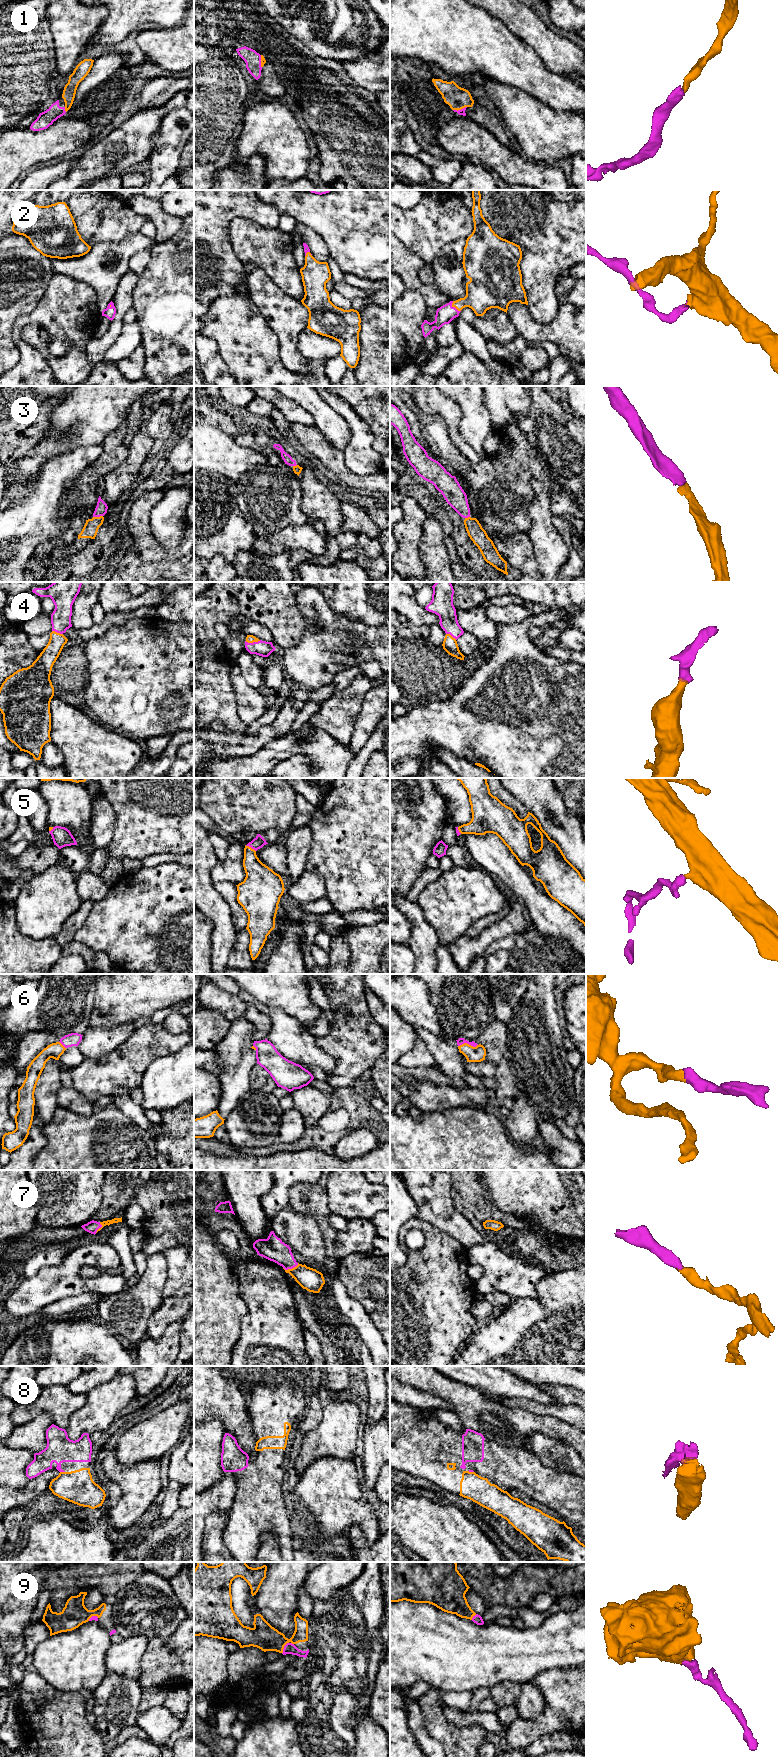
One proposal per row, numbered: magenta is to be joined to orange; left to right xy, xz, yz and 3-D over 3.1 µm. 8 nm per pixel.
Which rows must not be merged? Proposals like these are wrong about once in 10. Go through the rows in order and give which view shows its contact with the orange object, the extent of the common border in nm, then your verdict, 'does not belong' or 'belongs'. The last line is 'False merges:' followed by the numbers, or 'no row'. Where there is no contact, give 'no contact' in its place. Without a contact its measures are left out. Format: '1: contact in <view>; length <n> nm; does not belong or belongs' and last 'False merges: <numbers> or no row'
1: contact in xy; length 40 nm; belongs
2: contact in yz; length 110 nm; belongs
3: contact in xy; length 80 nm; belongs
4: contact in xz; length 130 nm; belongs
5: contact in xz; length 100 nm; belongs
6: contact in yz; length 160 nm; belongs
7: contact in xz; length 130 nm; belongs
8: contact in xy; length 40 nm; belongs
9: contact in xz; length 110 nm; belongs
False merges: no row

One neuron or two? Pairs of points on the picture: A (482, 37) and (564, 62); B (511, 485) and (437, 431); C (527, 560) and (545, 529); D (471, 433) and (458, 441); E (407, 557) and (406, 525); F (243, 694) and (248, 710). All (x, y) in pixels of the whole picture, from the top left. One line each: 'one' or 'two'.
A: two
B: one
C: two
D: two
E: one
F: one

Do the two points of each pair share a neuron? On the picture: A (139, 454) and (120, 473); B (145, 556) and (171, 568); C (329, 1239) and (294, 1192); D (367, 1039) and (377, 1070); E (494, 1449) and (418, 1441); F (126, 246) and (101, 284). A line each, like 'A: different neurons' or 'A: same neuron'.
A: same neuron
B: same neuron
C: same neuron
D: different neurons
E: same neuron
F: same neuron

